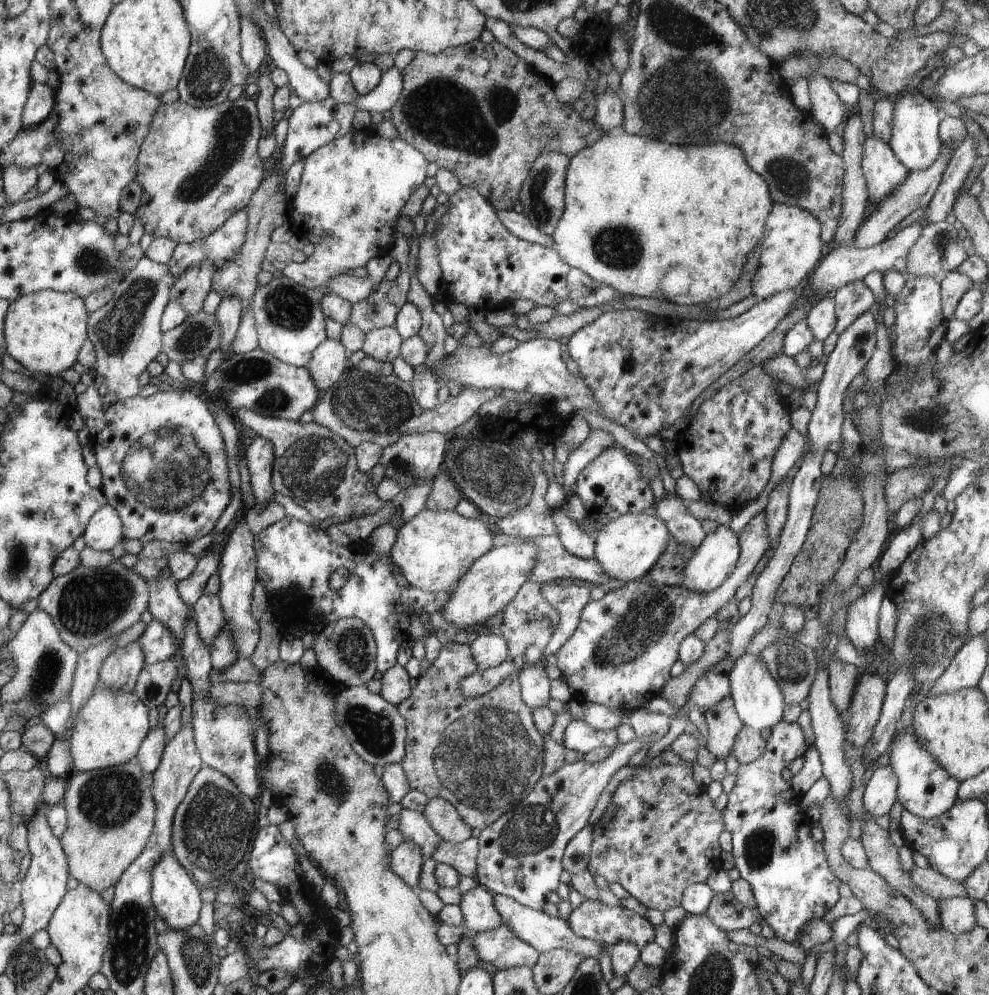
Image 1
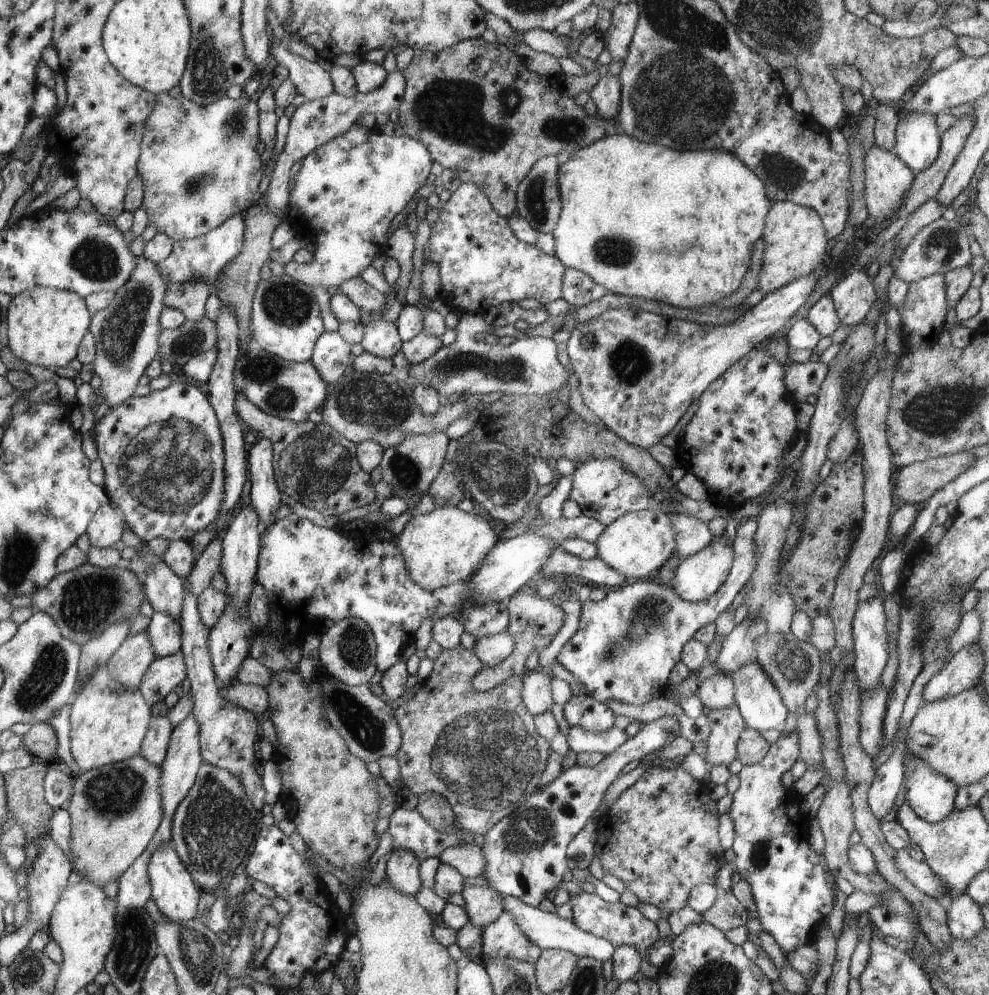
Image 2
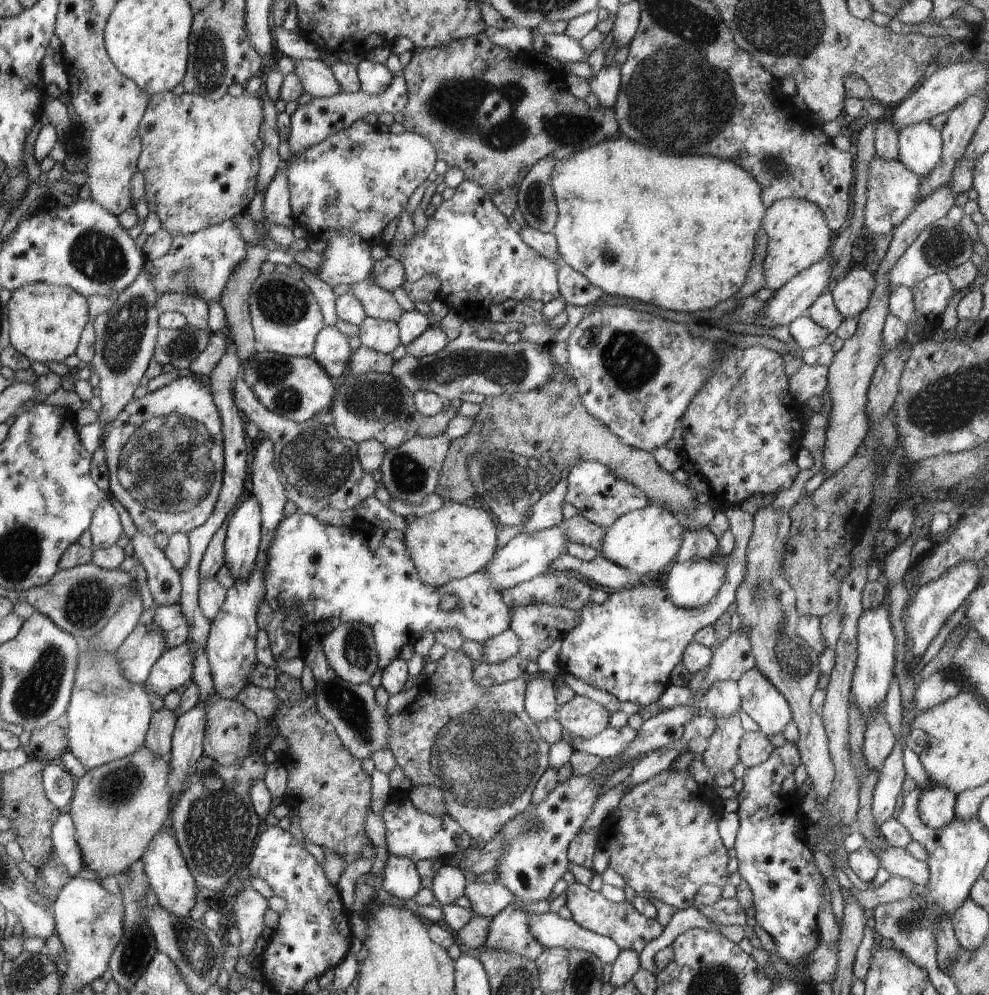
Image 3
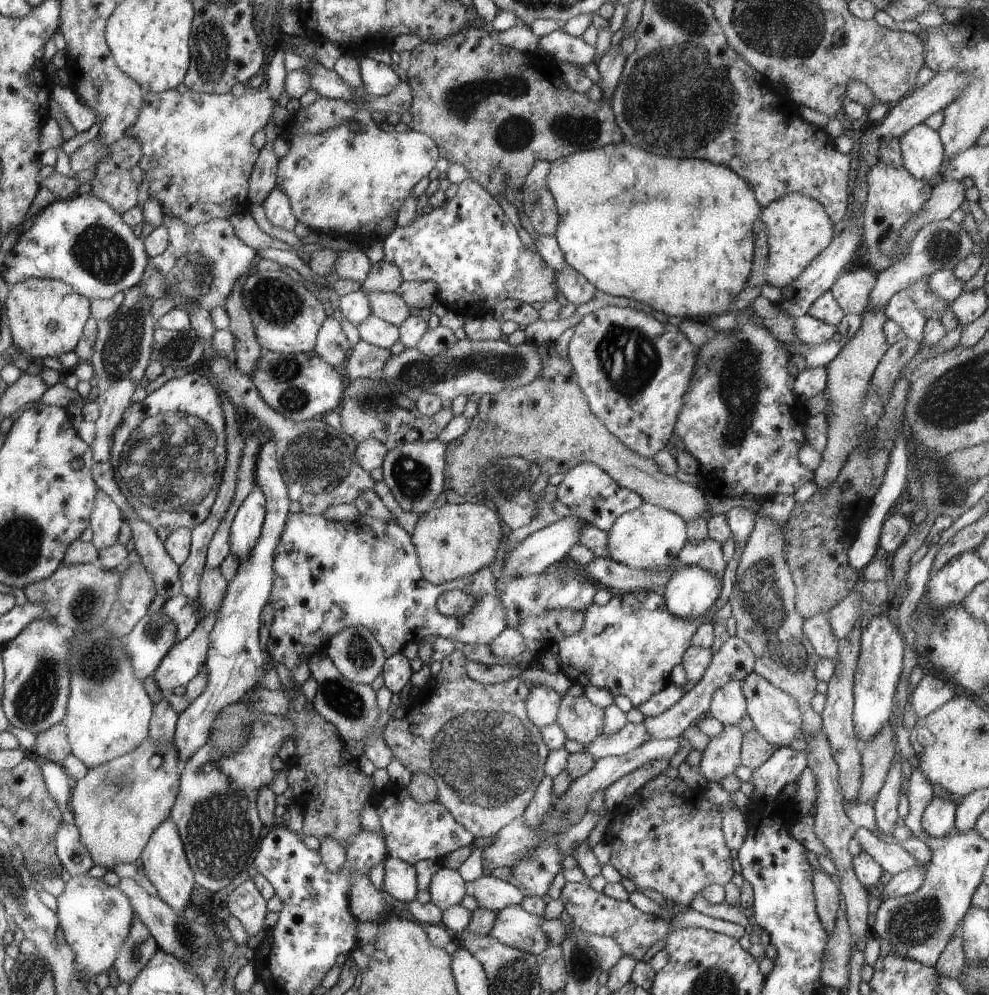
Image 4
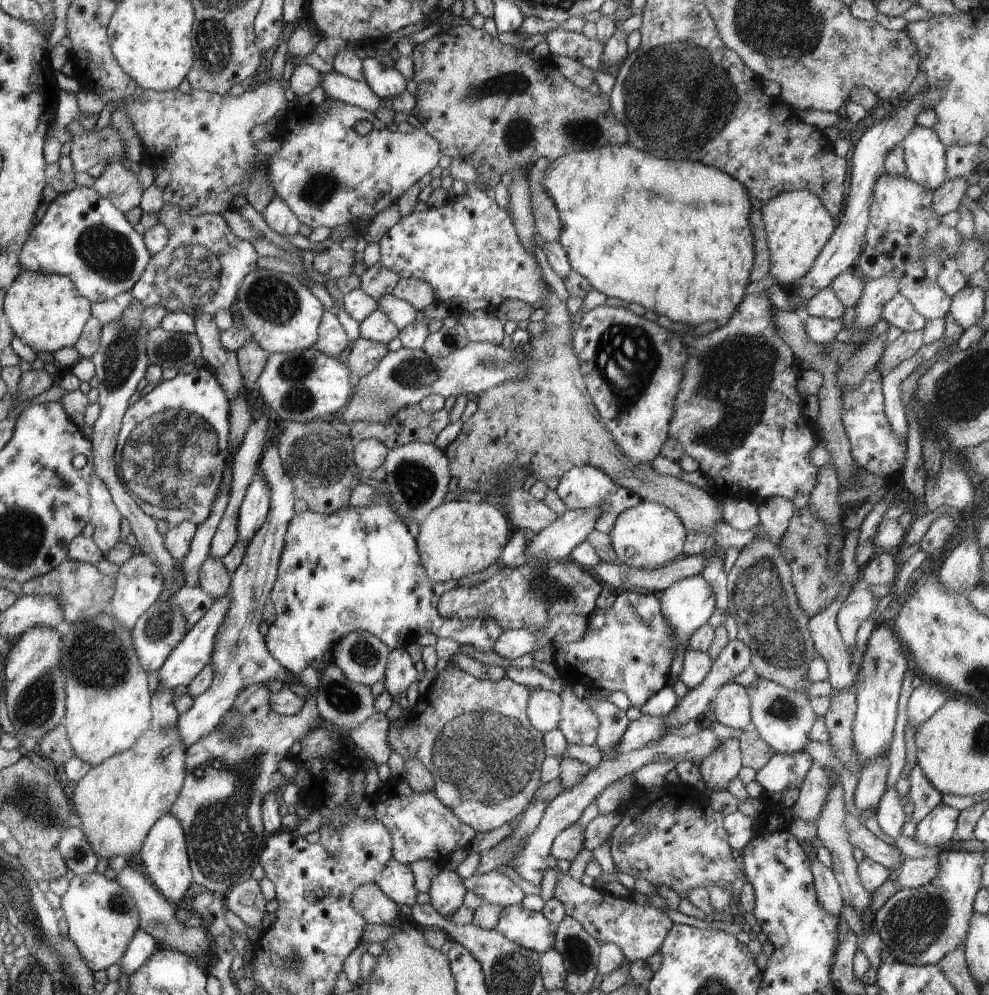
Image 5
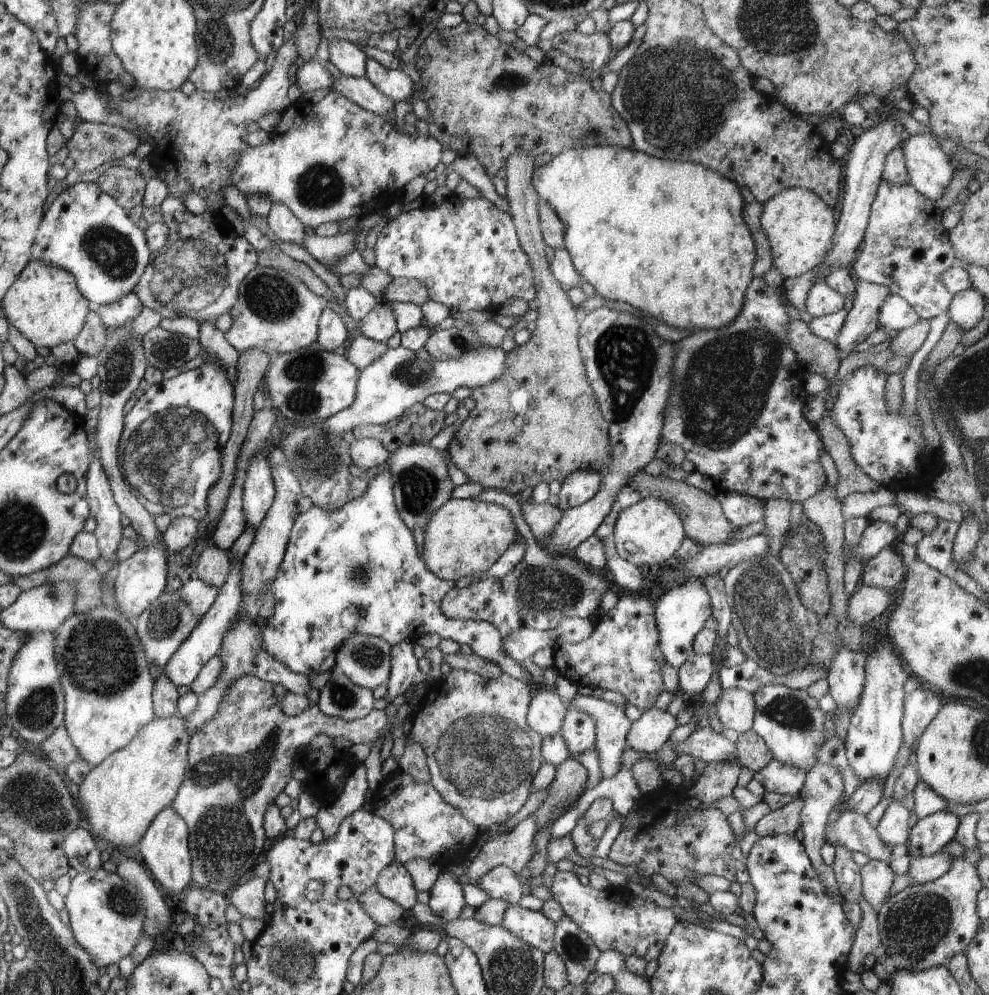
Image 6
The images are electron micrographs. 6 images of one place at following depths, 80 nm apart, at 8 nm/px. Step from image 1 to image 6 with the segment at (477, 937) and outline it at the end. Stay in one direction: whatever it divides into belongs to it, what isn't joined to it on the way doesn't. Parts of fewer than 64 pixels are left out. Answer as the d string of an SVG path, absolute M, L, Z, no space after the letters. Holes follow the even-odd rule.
M510 905L504 912L500 925L543 953L553 949L556 923L546 918L542 911L525 909L520 905Z

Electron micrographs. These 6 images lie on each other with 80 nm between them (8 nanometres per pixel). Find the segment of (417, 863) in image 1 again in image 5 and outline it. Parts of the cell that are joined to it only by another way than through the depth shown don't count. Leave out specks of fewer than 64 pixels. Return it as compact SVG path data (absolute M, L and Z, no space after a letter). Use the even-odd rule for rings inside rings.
M393 859L386 862L375 883L385 896L396 904L413 907L417 904L418 892L414 886L414 874L408 866Z

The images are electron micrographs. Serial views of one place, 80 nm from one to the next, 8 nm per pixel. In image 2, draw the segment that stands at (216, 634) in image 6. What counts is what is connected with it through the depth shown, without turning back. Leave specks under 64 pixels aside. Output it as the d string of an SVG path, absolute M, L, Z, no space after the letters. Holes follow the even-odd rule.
M181 650L176 654L154 659L139 687L150 706L164 701L166 695L187 677L186 665Z

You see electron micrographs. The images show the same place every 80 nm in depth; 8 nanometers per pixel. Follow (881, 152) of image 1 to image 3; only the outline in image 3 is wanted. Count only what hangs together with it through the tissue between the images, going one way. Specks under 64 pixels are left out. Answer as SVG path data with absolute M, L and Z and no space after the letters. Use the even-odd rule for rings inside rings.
M876 155L869 164L864 222L873 240L880 235L890 234L900 226L908 213L922 200L919 196L920 177L906 168L898 159L885 159Z

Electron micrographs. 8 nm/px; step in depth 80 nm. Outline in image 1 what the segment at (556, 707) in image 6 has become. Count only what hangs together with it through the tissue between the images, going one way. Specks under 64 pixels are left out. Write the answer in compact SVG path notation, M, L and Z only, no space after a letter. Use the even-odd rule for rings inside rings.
M544 661L527 665L519 672L522 700L532 709L546 707L551 696L551 681L548 680Z

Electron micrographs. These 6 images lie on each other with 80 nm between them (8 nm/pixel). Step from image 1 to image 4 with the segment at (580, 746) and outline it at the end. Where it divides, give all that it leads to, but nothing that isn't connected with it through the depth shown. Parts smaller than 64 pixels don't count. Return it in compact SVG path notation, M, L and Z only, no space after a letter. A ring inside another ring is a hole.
M644 722L642 724L628 723L622 730L606 736L600 734L592 744L584 746L586 753L589 753L596 761L608 756L621 756L635 750L651 740Z

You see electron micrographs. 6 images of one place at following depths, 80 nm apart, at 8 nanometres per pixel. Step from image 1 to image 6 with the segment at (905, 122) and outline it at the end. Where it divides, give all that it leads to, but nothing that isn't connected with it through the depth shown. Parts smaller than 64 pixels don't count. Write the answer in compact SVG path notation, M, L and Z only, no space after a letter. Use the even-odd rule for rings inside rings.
M930 130L908 135L902 142L908 182L934 202L939 199L954 175L949 156Z

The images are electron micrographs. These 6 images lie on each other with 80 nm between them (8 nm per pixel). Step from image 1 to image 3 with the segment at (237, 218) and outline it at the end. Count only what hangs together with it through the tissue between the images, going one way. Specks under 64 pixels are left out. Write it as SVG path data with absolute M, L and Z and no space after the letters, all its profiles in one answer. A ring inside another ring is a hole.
M228 219L204 231L173 236L172 248L167 255L153 261L147 261L146 271L154 280L159 294L176 290L192 290L206 302L218 301L232 269L244 260L247 242L242 238L234 219Z

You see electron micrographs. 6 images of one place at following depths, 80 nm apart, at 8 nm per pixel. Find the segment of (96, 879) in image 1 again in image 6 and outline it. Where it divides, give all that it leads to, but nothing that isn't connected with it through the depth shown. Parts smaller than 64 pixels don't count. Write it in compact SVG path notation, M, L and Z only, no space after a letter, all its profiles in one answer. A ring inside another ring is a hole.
M156 716L156 719L142 727L124 748L113 752L98 766L92 767L79 786L76 786L76 795L78 795L78 802L91 826L90 832L95 840L110 842L114 850L123 846L128 848L128 846L140 844L150 824L165 808L171 806L173 800L177 798L177 792L182 783L185 782L185 775L188 774L191 738L186 720L180 716L168 718Z

